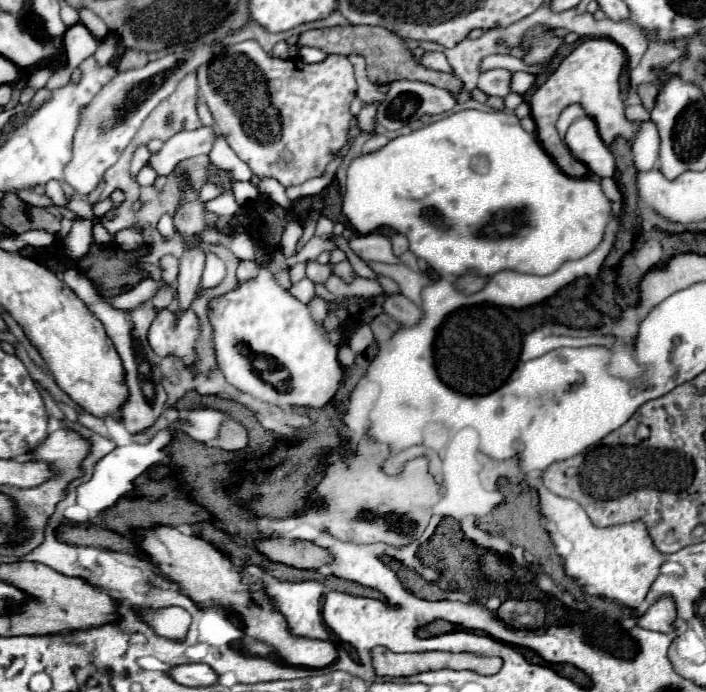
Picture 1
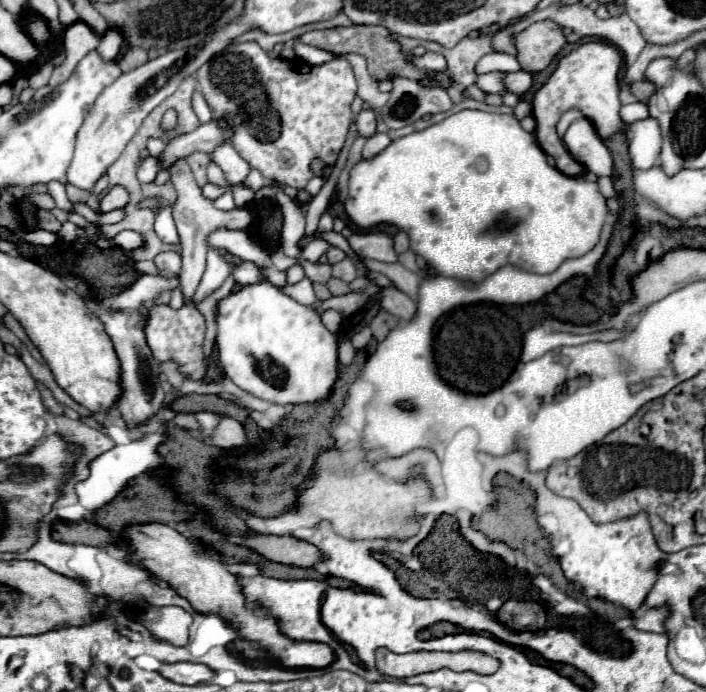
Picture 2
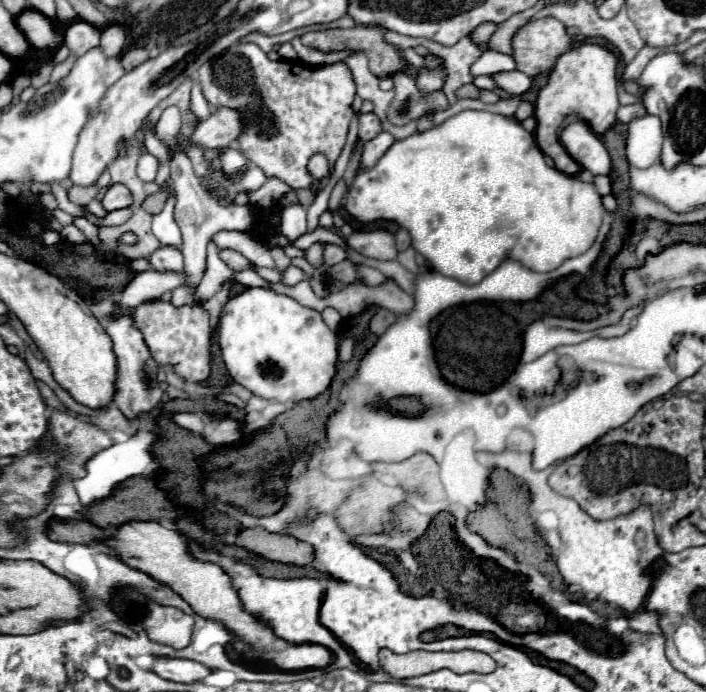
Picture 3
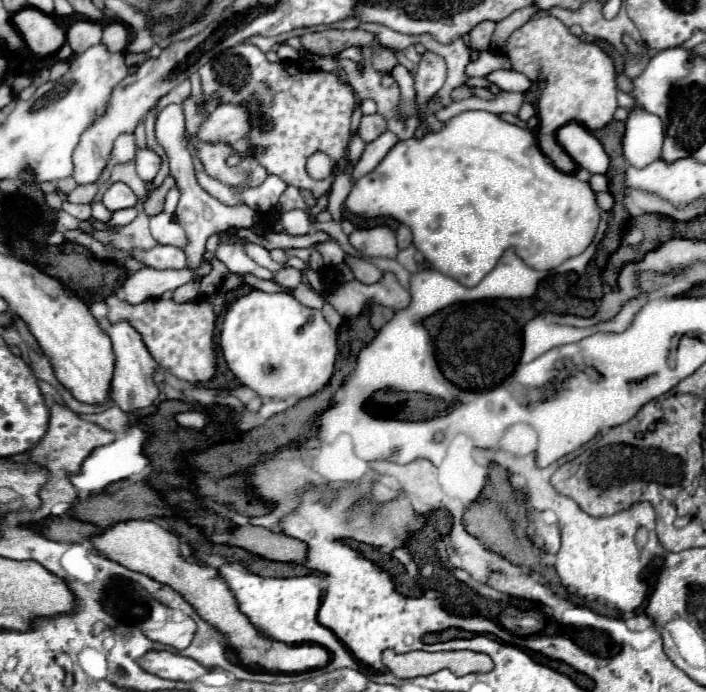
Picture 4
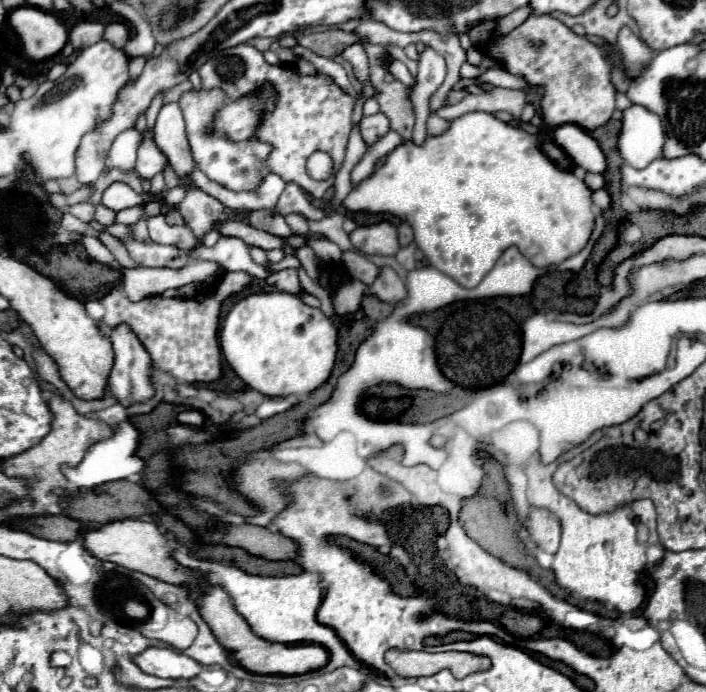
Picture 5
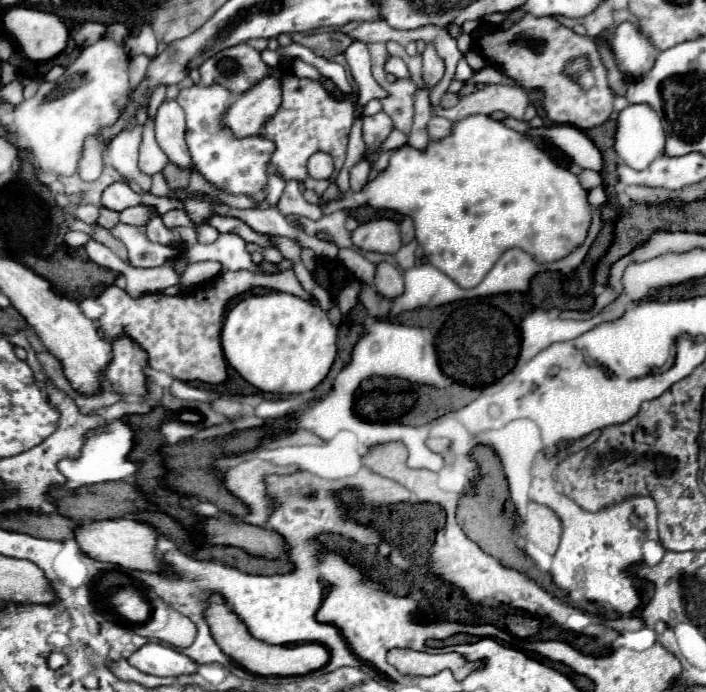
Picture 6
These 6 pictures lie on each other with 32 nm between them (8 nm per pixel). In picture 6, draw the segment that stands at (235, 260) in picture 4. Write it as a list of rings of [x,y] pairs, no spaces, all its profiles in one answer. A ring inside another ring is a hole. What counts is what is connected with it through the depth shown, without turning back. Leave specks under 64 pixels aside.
[[[220,234],[214,244],[194,244],[188,250],[188,260],[216,260],[224,270],[250,270],[262,274],[262,268],[250,260],[246,242],[236,234]]]

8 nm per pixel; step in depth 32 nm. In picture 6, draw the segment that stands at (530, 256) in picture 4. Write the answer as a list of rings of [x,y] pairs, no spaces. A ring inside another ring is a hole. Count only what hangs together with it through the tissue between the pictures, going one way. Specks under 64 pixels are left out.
[[[474,114],[454,122],[452,132],[440,140],[430,140],[426,150],[410,144],[400,146],[374,180],[368,180],[358,192],[336,202],[336,206],[344,210],[370,206],[374,210],[392,210],[410,216],[426,260],[462,288],[478,286],[508,248],[524,250],[538,264],[562,260],[586,240],[592,222],[588,190],[580,184],[578,176],[560,166],[532,136],[516,132],[486,114]]]

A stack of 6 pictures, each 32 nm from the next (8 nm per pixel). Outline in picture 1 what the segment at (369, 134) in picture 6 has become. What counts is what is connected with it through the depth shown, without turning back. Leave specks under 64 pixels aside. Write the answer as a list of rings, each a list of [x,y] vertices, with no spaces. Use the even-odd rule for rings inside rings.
[[[370,102],[370,104],[364,104],[364,108],[360,110],[360,114],[356,116],[360,120],[360,128],[362,132],[370,132],[374,128],[372,120],[374,120],[374,114],[376,114],[376,108],[378,108],[378,102]]]

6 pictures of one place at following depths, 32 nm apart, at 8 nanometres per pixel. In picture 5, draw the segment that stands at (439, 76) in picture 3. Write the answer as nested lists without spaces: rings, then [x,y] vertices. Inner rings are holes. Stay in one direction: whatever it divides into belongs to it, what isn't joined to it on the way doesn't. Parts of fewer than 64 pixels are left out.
[[[426,48],[420,54],[418,62],[418,76],[412,92],[412,104],[414,104],[414,114],[416,114],[416,126],[412,134],[412,142],[422,144],[426,140],[426,120],[428,120],[428,100],[430,96],[442,86],[446,76],[446,62],[440,54],[436,54],[432,48]]]

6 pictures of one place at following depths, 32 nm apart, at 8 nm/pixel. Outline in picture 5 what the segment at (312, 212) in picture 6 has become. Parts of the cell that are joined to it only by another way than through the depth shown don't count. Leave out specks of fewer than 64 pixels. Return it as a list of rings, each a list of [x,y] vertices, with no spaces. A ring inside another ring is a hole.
[[[288,184],[286,190],[282,192],[278,204],[276,204],[276,210],[280,214],[290,214],[290,212],[302,212],[308,220],[322,220],[326,218],[328,214],[316,206],[312,206],[306,196],[304,196],[304,190],[296,184]]]

